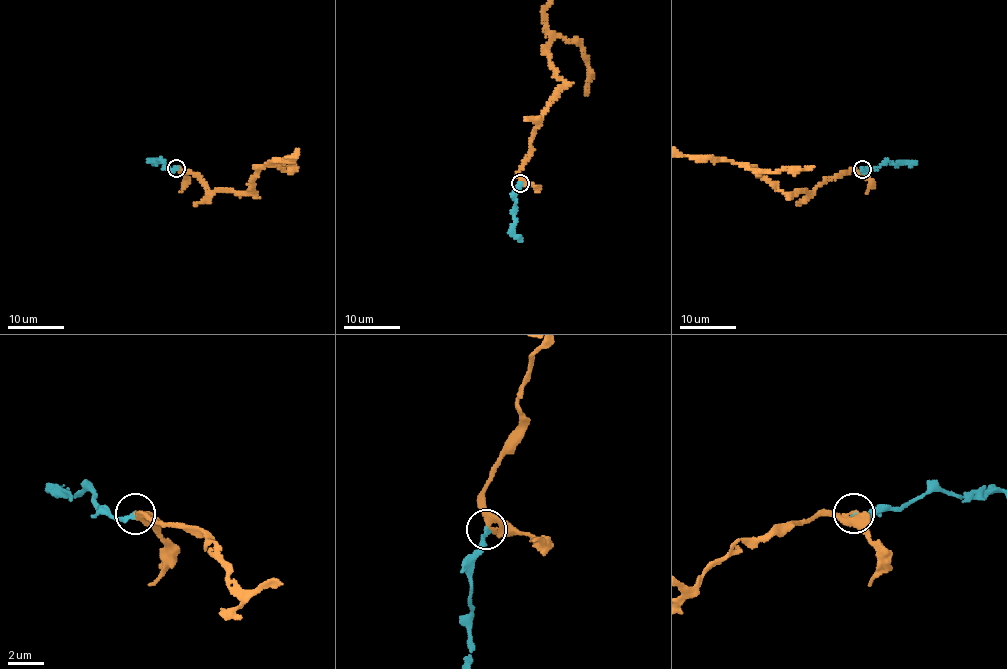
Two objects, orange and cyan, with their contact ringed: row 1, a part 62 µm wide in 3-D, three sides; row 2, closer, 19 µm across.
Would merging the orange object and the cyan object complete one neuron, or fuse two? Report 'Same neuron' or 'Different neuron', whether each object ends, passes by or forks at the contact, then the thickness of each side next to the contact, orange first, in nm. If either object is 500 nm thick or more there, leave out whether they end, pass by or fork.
Same neuron. At the ring orange passes by. At the ring cyan ends. Thickness 320 nm (orange) against 320 nm

